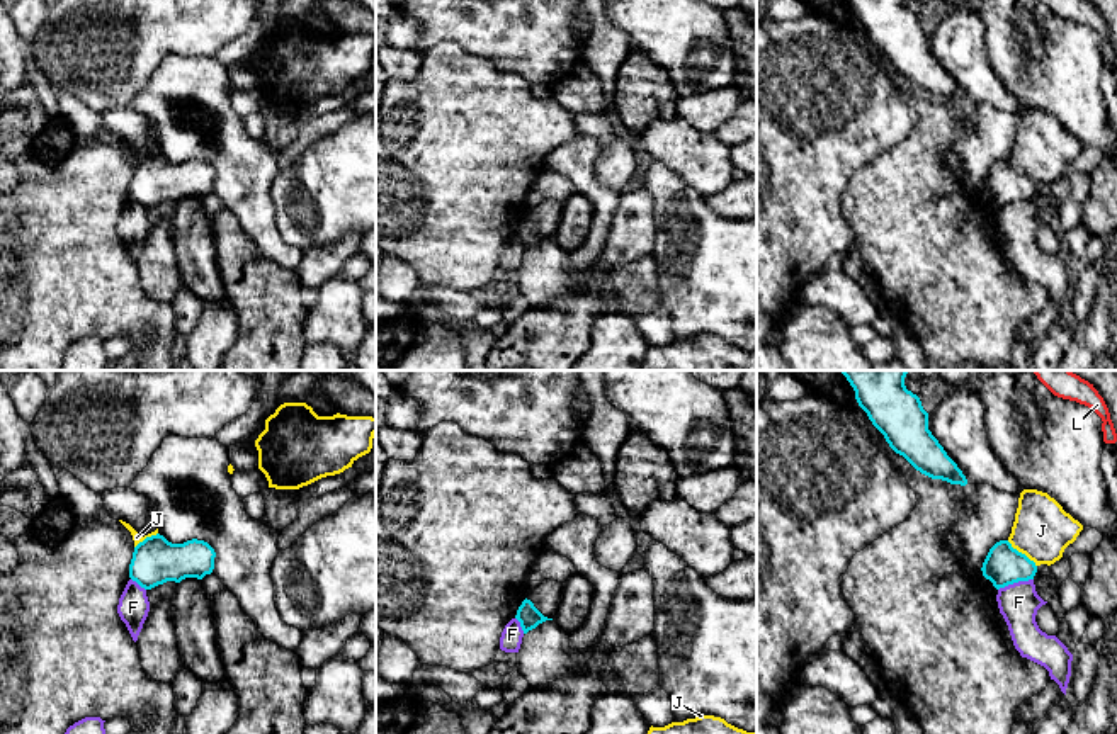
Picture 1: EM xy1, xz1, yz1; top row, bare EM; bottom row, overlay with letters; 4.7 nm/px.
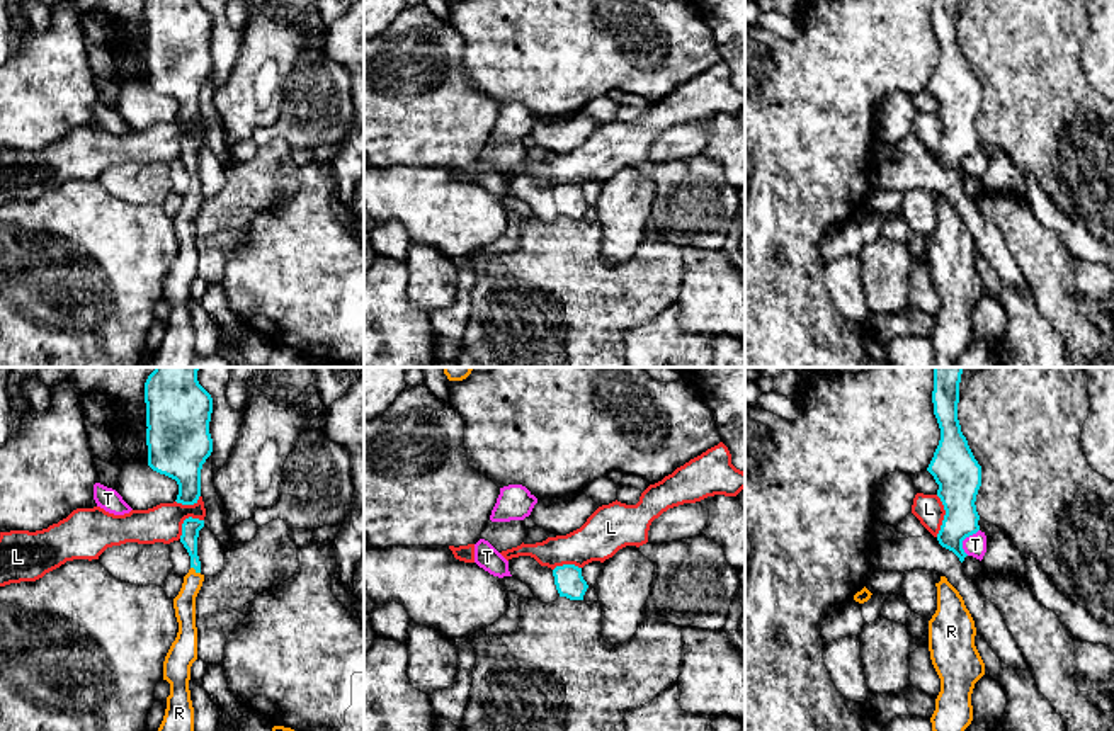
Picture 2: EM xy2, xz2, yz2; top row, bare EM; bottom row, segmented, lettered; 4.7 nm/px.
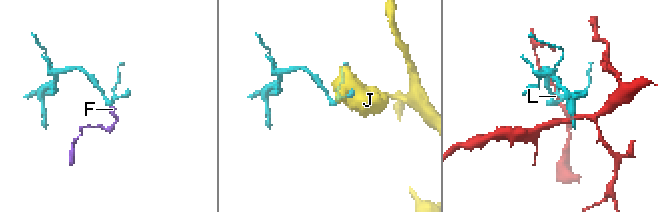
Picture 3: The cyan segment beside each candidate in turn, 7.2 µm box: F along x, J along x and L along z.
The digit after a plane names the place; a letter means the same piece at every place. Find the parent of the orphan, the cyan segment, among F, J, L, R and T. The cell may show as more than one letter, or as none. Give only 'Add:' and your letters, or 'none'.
Add: R

